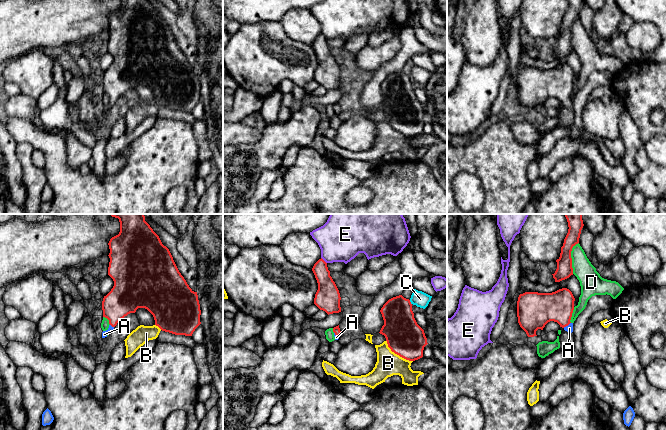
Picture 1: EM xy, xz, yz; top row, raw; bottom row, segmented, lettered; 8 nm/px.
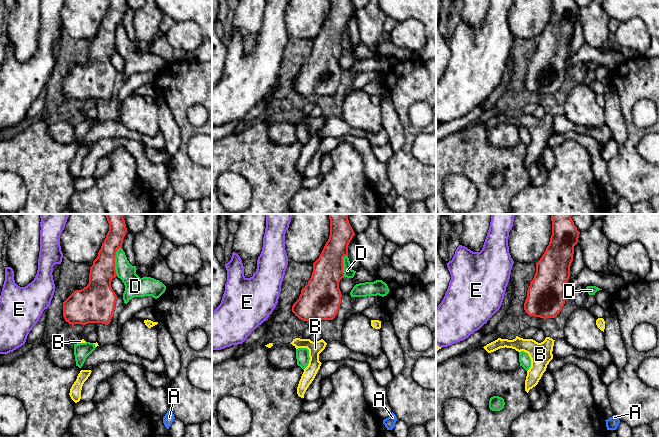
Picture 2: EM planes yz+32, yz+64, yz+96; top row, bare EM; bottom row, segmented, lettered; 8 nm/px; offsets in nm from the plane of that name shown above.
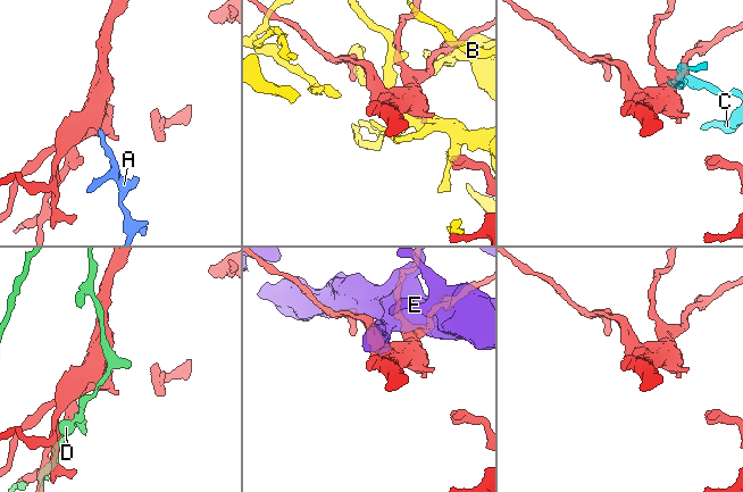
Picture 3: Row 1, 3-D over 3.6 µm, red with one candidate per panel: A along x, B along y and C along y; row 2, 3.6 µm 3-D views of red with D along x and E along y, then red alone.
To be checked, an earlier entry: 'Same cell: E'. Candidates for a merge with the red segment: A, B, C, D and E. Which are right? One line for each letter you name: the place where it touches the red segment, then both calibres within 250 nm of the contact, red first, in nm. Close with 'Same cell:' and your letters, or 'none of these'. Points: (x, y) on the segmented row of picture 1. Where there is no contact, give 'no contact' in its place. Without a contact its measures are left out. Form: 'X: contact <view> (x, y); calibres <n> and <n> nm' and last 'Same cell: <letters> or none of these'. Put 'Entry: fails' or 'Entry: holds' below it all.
A: contact yz (566, 325); calibres 260 and 60 nm
Same cell: A
Entry: fails

